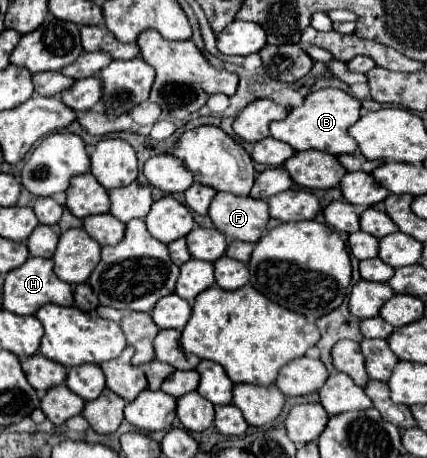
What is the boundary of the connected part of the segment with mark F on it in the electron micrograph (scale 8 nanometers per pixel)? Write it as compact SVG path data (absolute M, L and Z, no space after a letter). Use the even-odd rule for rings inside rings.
M218 192L210 204L208 216L216 230L228 240L256 242L268 224L268 204L264 200L252 200L250 196L240 198L228 192Z

